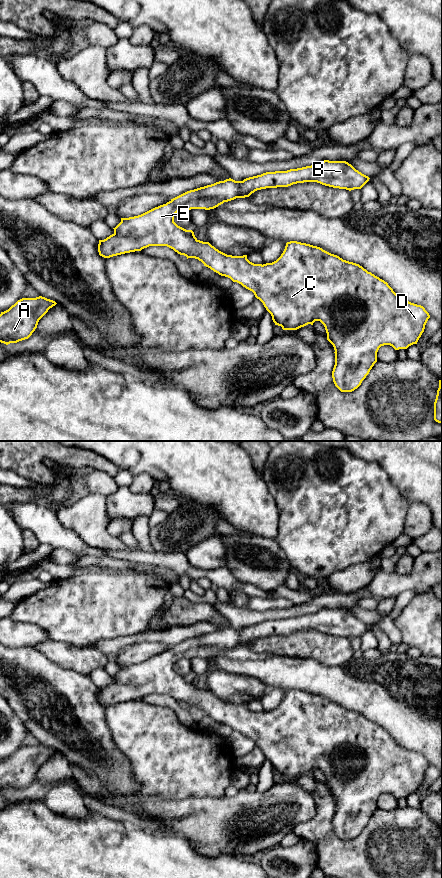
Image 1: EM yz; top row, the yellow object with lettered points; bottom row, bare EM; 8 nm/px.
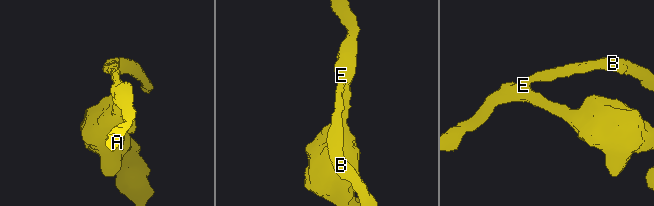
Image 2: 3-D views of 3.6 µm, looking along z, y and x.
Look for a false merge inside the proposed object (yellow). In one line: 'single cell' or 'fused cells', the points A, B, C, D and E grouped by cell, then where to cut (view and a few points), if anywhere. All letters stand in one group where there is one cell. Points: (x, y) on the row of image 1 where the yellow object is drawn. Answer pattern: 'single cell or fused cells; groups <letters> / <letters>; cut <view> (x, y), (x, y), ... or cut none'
single cell; groups A B C D E; cut none

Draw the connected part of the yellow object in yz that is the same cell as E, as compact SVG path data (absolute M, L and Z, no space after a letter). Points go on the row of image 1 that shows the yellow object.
M329 160L287 171L266 172L243 181L229 178L187 191L141 215L121 218L121 222L113 228L114 233L99 240L98 252L100 256L110 258L141 251L149 246L167 246L187 259L198 259L219 275L252 291L271 314L275 325L283 330L297 330L320 321L325 327L327 340L335 350L333 382L341 392L352 392L361 385L377 362L377 352L381 346L390 345L399 350L417 344L430 318L423 306L402 299L387 282L359 264L343 260L320 247L290 241L276 261L254 264L247 259L247 255L227 255L209 242L198 240L192 230L186 230L174 222L174 215L184 209L214 209L224 202L249 197L255 191L266 188L317 182L351 191L361 189L369 179L346 161Z

